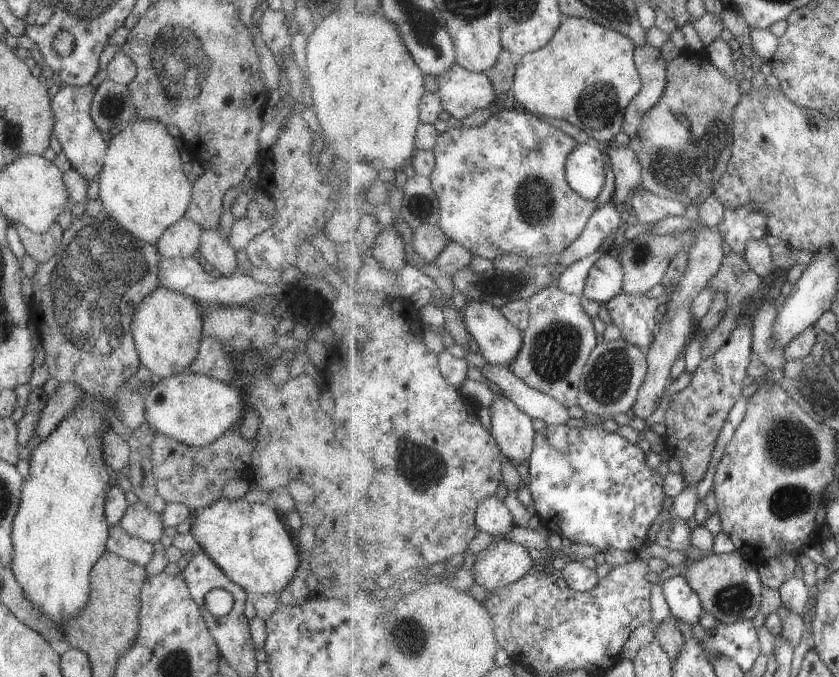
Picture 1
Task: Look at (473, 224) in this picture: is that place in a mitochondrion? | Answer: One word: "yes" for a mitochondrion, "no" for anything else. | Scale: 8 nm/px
no

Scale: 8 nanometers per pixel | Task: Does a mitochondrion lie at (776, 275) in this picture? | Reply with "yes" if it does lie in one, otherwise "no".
no

